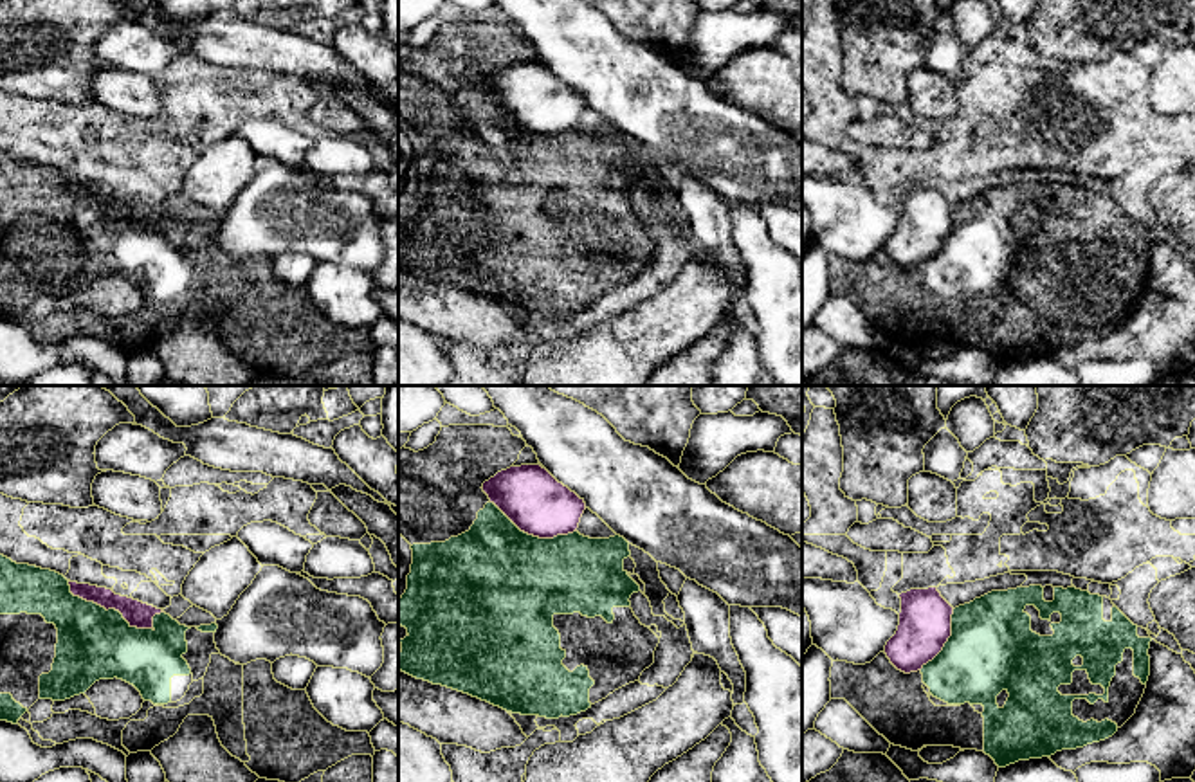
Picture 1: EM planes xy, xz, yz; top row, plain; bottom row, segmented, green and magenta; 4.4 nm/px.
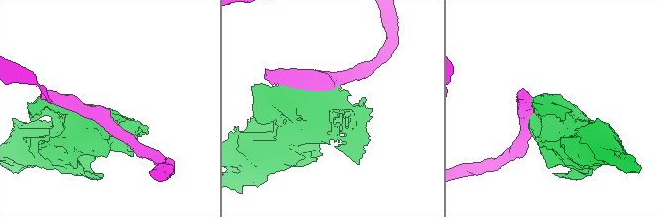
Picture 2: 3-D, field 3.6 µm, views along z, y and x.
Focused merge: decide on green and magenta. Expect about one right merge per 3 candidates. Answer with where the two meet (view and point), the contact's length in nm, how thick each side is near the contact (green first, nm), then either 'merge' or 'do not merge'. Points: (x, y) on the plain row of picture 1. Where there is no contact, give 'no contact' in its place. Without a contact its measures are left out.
xy (114, 206) | 460 nm | 320/120 nm | do not merge

